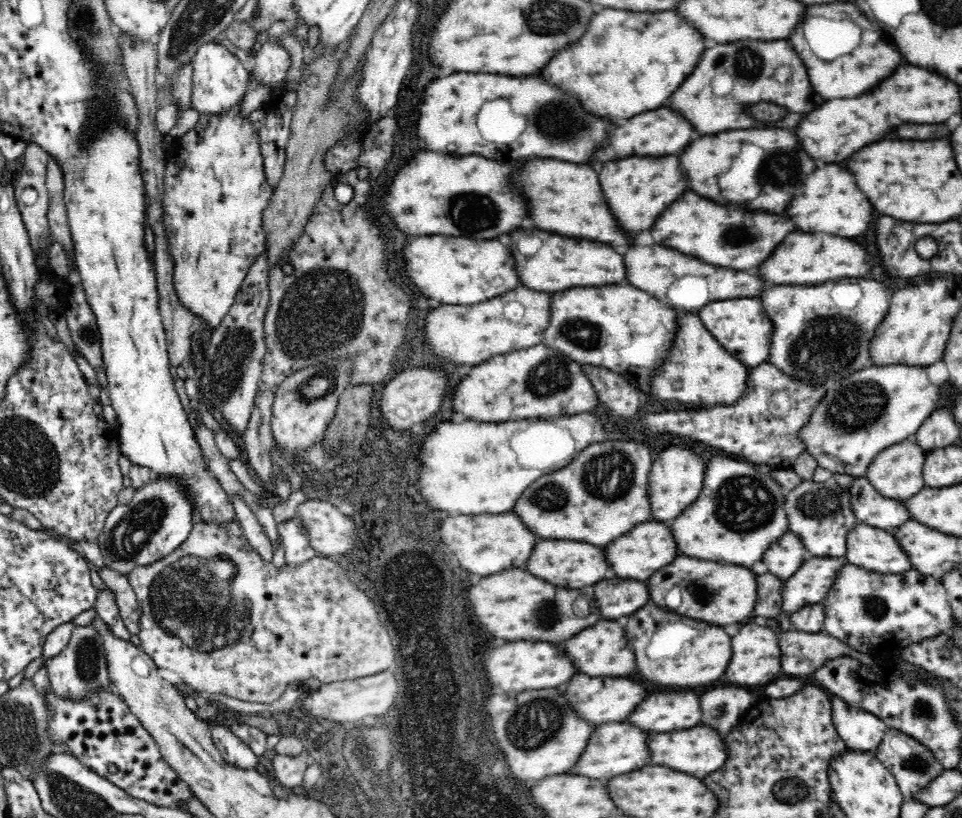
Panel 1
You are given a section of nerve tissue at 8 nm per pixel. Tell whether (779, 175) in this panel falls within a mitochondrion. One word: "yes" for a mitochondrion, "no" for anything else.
yes

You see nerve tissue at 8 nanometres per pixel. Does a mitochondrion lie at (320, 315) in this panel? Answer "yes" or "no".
yes

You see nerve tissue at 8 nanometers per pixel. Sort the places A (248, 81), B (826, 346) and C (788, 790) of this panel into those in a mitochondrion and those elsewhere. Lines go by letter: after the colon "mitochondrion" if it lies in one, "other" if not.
A: other
B: mitochondrion
C: mitochondrion

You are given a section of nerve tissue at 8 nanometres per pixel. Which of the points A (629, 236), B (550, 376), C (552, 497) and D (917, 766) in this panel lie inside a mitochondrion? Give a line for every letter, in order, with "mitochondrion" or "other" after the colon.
A: other
B: mitochondrion
C: mitochondrion
D: mitochondrion

